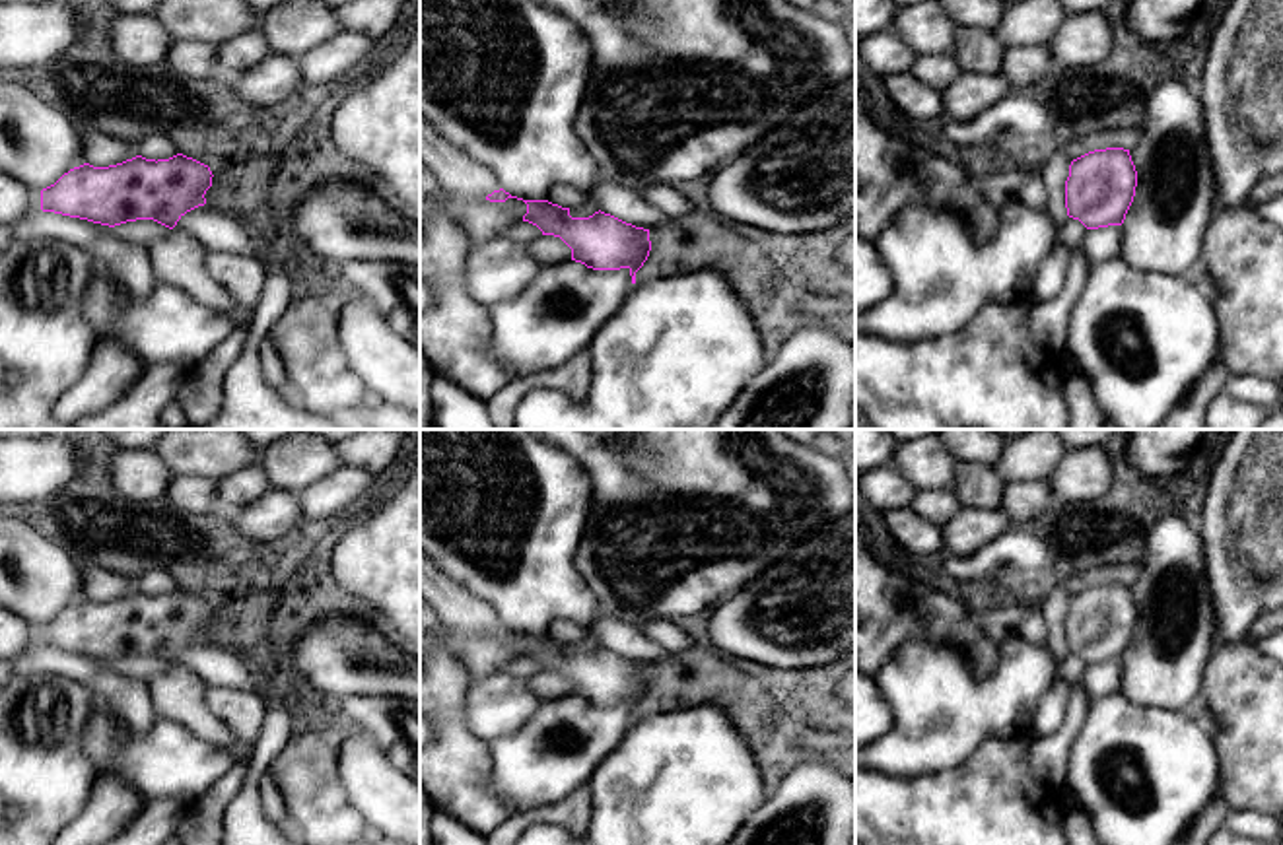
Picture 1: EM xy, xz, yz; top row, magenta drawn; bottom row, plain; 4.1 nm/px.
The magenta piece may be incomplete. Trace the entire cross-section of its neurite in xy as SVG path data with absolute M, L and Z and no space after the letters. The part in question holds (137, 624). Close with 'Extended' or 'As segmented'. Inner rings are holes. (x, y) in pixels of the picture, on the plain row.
M177 589L169 594L136 591L117 600L84 598L31 629L31 645L54 647L101 660L154 655L169 664L206 639L208 600Z. Extended

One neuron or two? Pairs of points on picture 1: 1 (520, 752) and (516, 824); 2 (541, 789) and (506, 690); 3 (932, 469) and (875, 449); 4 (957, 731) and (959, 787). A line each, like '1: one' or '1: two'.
1: two
2: two
3: two
4: two

